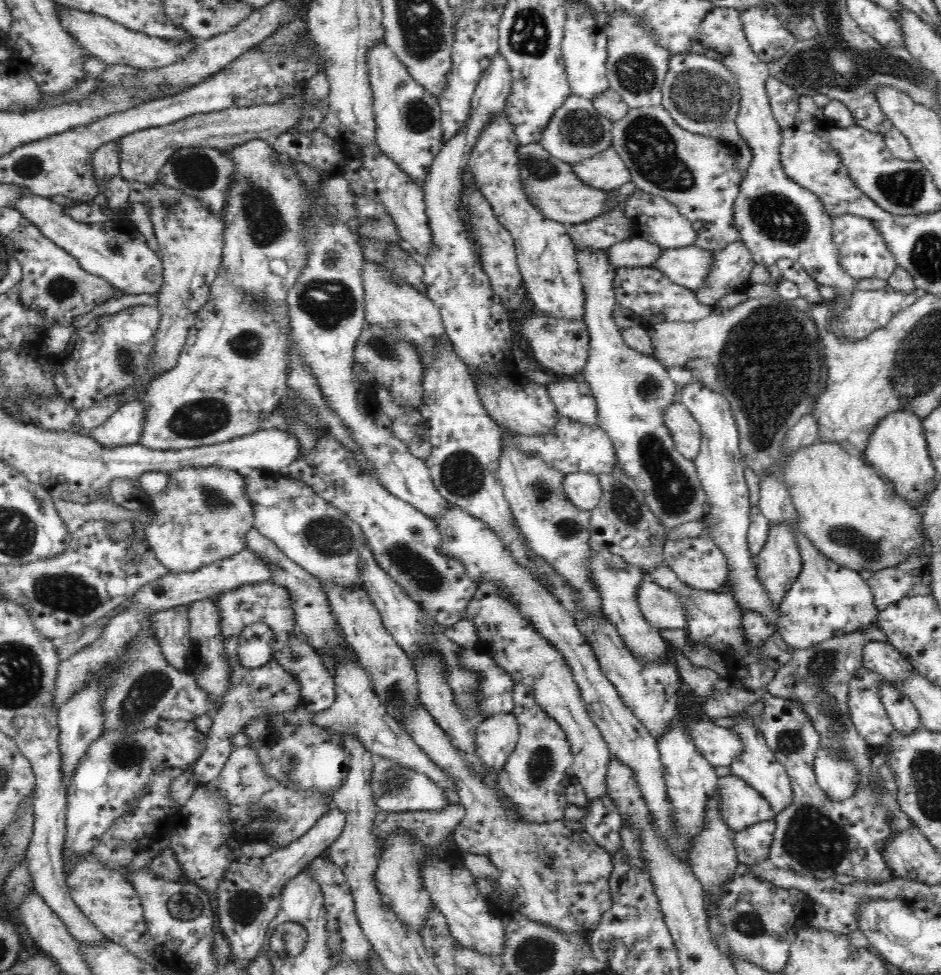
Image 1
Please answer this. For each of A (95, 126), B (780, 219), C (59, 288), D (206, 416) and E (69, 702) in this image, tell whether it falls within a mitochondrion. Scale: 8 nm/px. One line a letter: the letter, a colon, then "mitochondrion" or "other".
A: other
B: mitochondrion
C: mitochondrion
D: mitochondrion
E: other

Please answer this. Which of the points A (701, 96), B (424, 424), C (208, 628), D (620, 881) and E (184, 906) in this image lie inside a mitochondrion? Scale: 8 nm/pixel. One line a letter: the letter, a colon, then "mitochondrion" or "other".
A: mitochondrion
B: other
C: other
D: other
E: mitochondrion

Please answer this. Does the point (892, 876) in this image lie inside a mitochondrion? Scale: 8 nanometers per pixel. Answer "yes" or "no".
no

